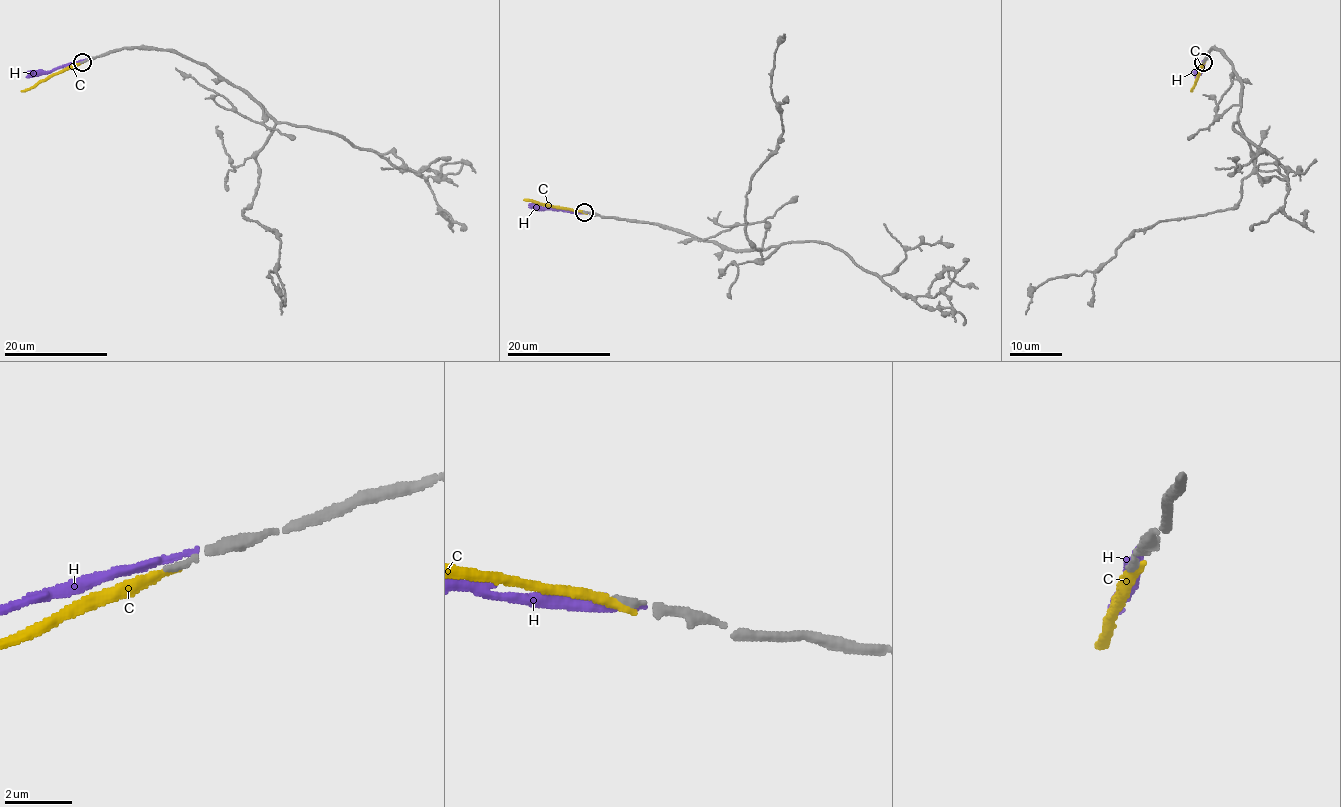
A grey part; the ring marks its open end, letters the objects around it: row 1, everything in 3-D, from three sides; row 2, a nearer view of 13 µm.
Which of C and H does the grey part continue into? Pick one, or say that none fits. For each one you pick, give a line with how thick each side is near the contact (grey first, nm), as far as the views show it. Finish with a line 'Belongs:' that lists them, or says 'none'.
C: 200 nm thick on the grey side, 240 nm on the other
Belongs: C

